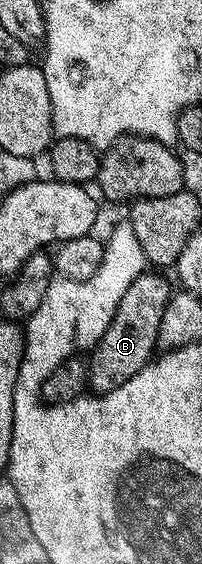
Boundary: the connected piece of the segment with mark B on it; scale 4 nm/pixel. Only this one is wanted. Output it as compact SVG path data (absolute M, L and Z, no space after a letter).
M160 272L141 273L139 279L135 279L135 283L127 287L123 299L119 299L119 307L115 307L115 315L107 331L103 331L103 335L88 354L87 385L94 394L109 392L119 387L154 360L153 349L158 348L159 323L163 323L163 311L171 296L168 279L157 273Z

